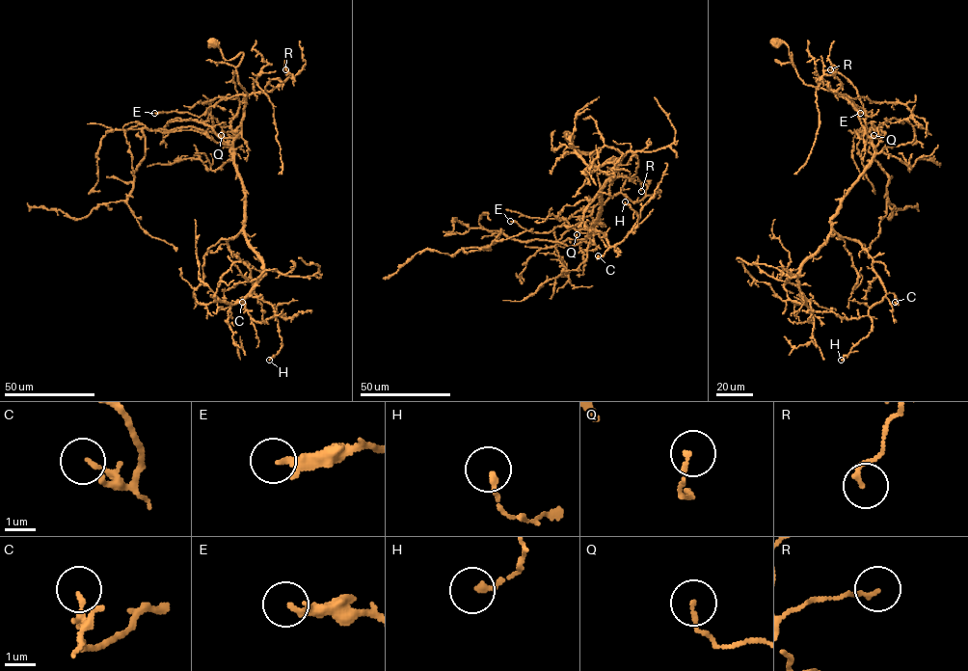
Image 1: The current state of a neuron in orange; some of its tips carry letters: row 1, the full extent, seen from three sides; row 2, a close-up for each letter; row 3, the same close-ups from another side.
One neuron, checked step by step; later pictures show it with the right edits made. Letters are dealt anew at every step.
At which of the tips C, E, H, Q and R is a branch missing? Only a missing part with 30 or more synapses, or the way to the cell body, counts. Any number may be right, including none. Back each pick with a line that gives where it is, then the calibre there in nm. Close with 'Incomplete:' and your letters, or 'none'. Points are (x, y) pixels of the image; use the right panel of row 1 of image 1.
Incomplete: none

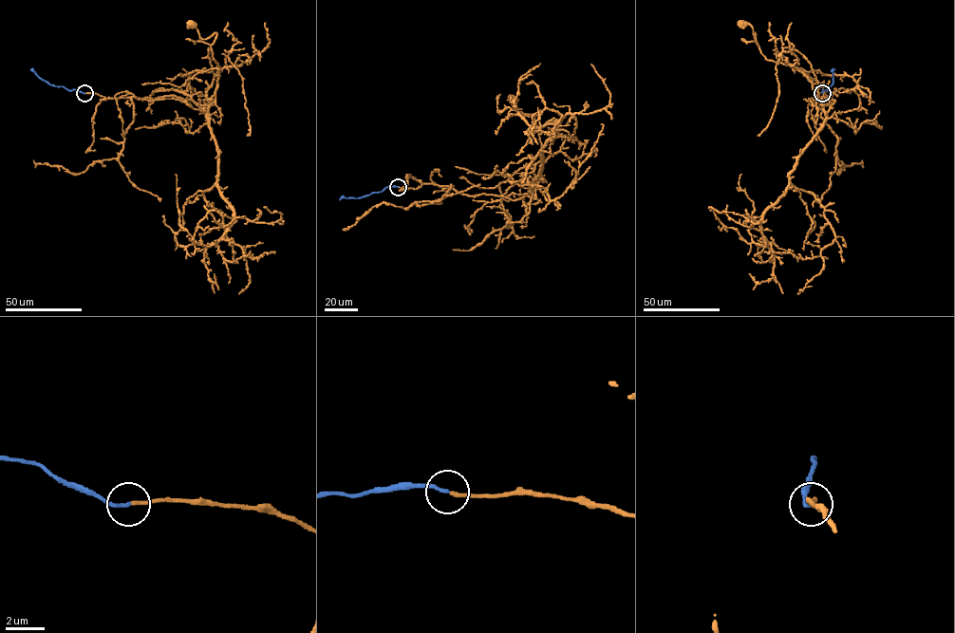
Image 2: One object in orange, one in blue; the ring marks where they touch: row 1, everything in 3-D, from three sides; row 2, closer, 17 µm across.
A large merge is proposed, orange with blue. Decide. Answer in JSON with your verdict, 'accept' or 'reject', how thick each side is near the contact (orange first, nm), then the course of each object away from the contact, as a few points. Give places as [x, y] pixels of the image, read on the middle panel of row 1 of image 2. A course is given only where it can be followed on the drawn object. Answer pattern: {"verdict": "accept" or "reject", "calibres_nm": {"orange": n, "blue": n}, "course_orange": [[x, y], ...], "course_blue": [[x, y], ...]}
{"verdict": "accept", "calibres_nm": {"orange": 200, "blue": 190}, "course_orange": [[398, 187], [431, 183], [469, 195], [525, 196], [541, 176], [533, 118], [540, 114], [518, 112], [514, 100]], "course_blue": [[398, 187], [339, 200]]}

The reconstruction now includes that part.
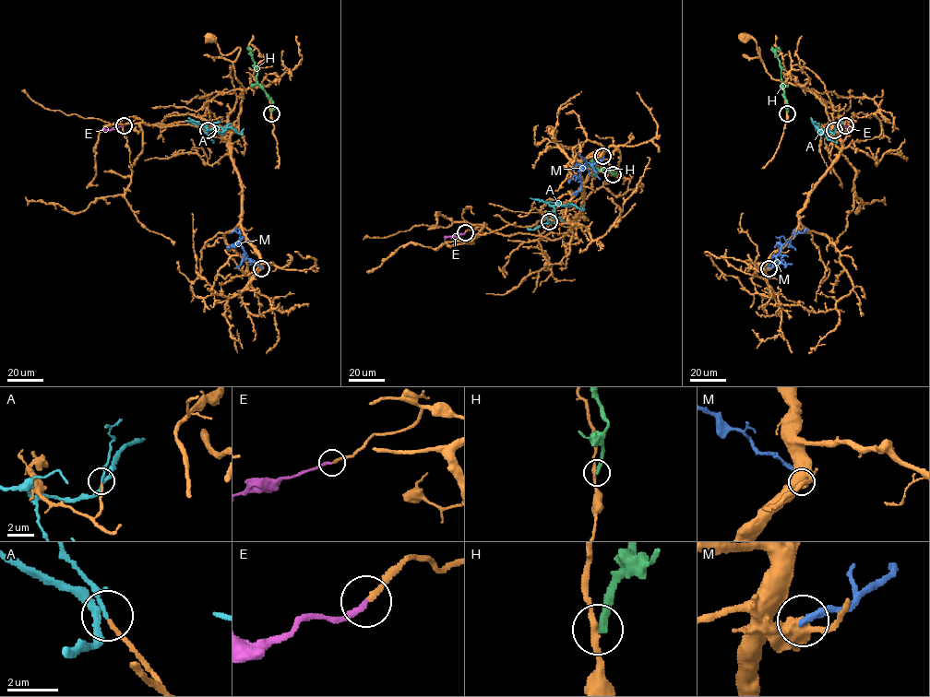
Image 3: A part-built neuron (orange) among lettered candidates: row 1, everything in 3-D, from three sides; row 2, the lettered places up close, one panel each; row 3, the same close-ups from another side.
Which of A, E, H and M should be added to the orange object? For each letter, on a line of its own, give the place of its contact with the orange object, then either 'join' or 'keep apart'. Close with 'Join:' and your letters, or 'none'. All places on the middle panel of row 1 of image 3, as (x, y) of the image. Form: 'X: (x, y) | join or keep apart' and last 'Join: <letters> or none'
A: (549, 221) | keep apart
E: (465, 232) | join
H: (613, 174) | keep apart
M: (602, 156) | keep apart
Join: E

